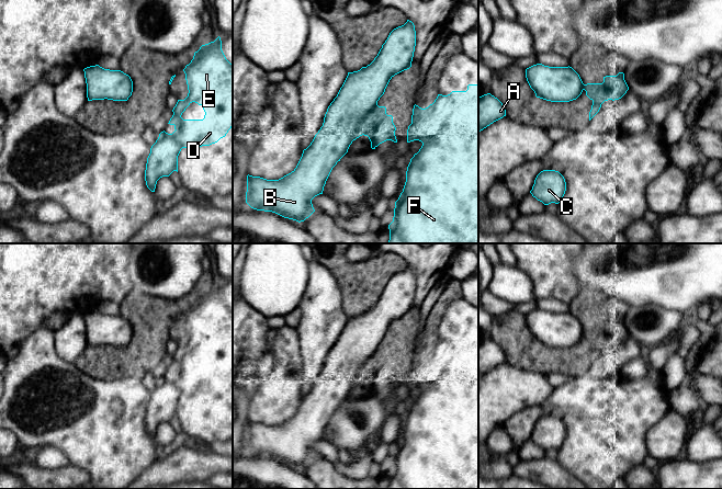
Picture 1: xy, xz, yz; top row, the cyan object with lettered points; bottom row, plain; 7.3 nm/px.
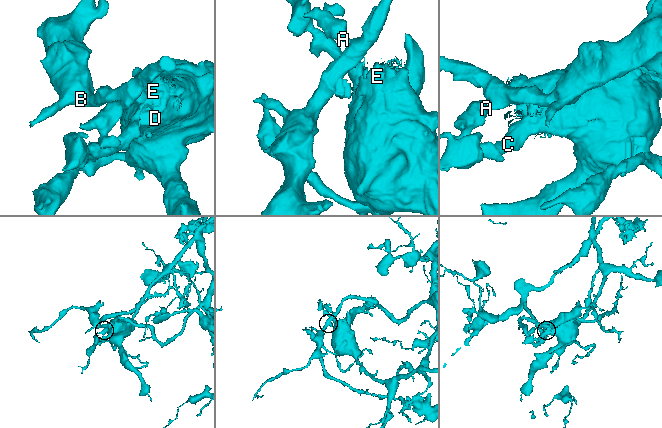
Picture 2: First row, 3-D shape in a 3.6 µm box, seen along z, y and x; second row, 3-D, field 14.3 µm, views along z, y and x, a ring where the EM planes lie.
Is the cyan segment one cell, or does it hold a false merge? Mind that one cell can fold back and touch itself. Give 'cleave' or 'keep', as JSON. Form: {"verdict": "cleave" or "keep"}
{"verdict": "cleave"}

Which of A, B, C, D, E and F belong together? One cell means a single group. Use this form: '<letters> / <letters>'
A B / C D E F

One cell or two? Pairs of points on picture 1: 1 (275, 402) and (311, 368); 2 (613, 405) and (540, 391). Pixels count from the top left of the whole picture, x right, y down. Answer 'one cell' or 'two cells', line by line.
1: two cells
2: two cells

